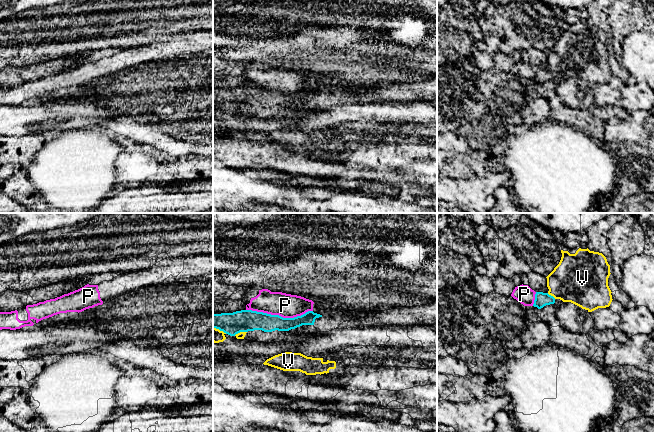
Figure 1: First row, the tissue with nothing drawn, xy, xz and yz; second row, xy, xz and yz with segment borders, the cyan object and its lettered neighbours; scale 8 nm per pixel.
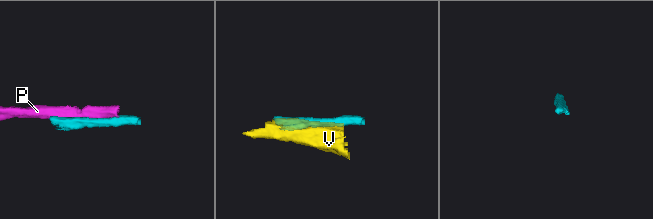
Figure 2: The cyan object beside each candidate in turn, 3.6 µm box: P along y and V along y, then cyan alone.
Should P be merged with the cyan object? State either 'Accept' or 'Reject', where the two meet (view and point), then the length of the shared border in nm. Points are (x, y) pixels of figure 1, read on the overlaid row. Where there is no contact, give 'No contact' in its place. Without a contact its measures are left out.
Reject. Touches cyan at xz (278, 315). Shared border 550 nm

